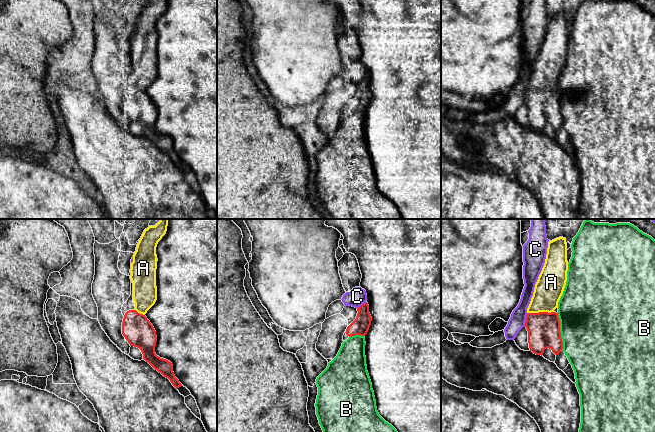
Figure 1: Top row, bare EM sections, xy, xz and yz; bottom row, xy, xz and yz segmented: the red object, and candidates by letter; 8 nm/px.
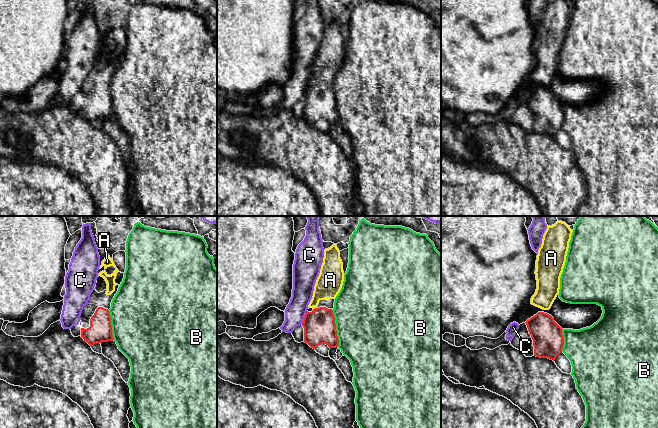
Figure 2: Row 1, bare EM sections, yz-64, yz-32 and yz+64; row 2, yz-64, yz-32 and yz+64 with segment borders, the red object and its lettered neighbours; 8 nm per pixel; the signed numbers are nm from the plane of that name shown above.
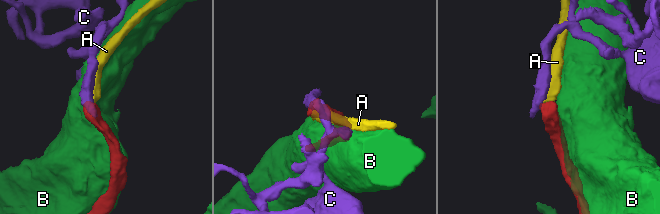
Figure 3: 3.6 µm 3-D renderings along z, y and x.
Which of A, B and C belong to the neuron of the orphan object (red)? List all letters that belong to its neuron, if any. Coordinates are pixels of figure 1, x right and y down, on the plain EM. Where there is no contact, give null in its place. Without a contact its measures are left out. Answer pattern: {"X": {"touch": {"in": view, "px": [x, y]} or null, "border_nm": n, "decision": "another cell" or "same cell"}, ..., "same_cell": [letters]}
{"A": {"touch": {"in": "yz", "px": [540, 88]}, "border_nm": 200, "decision": "same cell"}, "B": {"touch": {"in": "yz", "px": [560, 108]}, "border_nm": 320, "decision": "another cell"}, "C": {"touch": {"in": "yz", "px": [526, 96]}, "border_nm": 120, "decision": "another cell"}, "same_cell": ["A"]}

